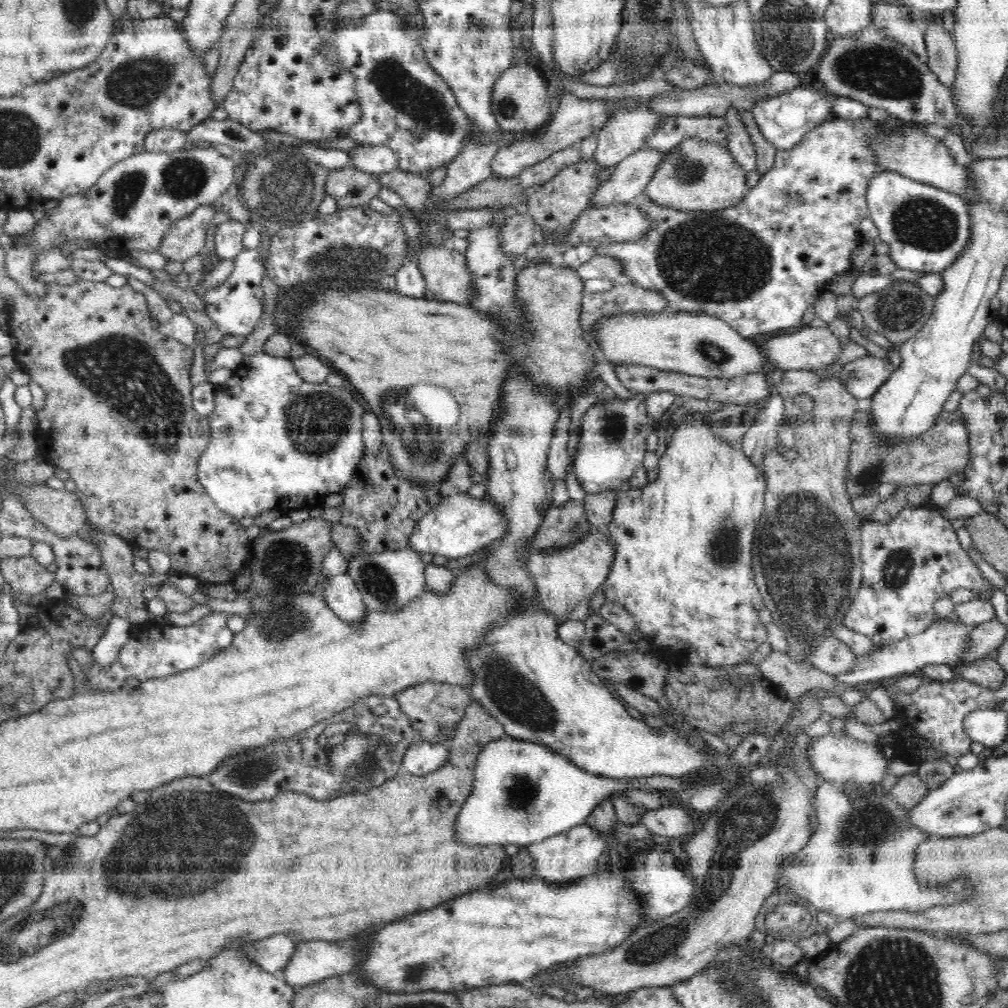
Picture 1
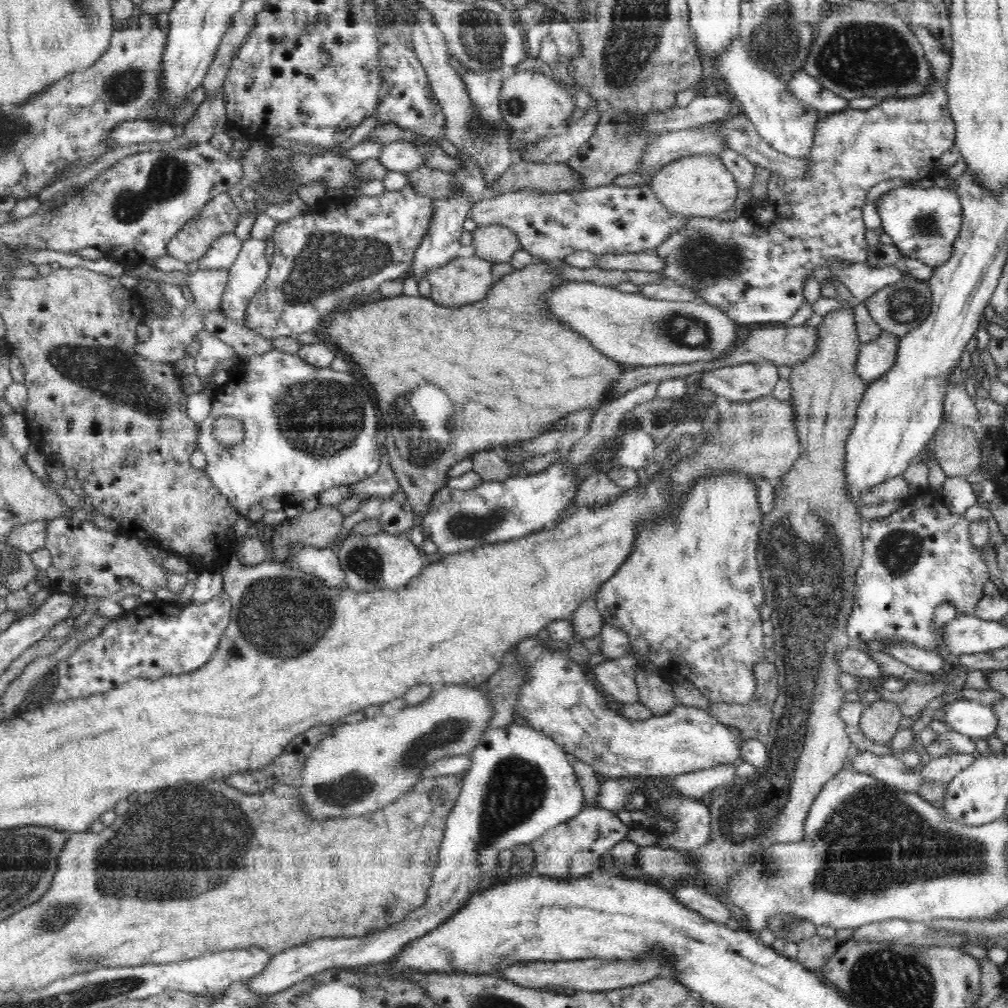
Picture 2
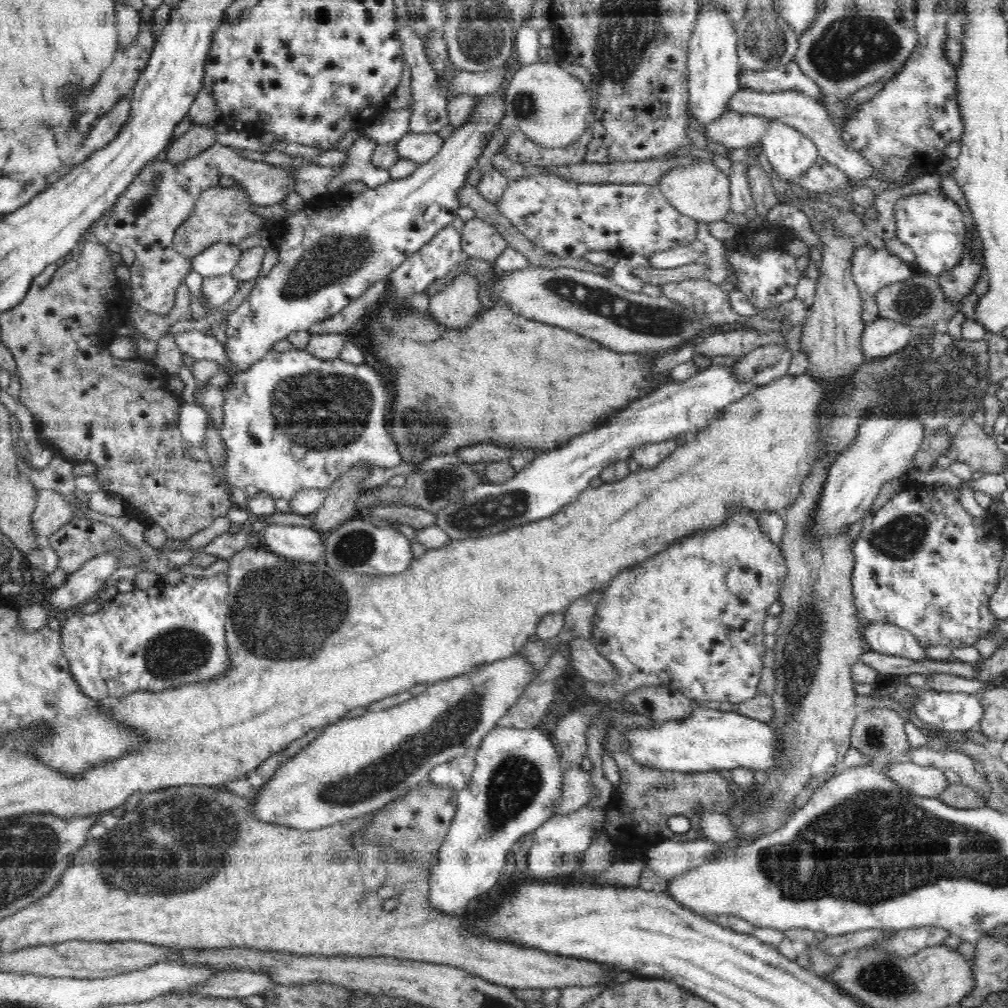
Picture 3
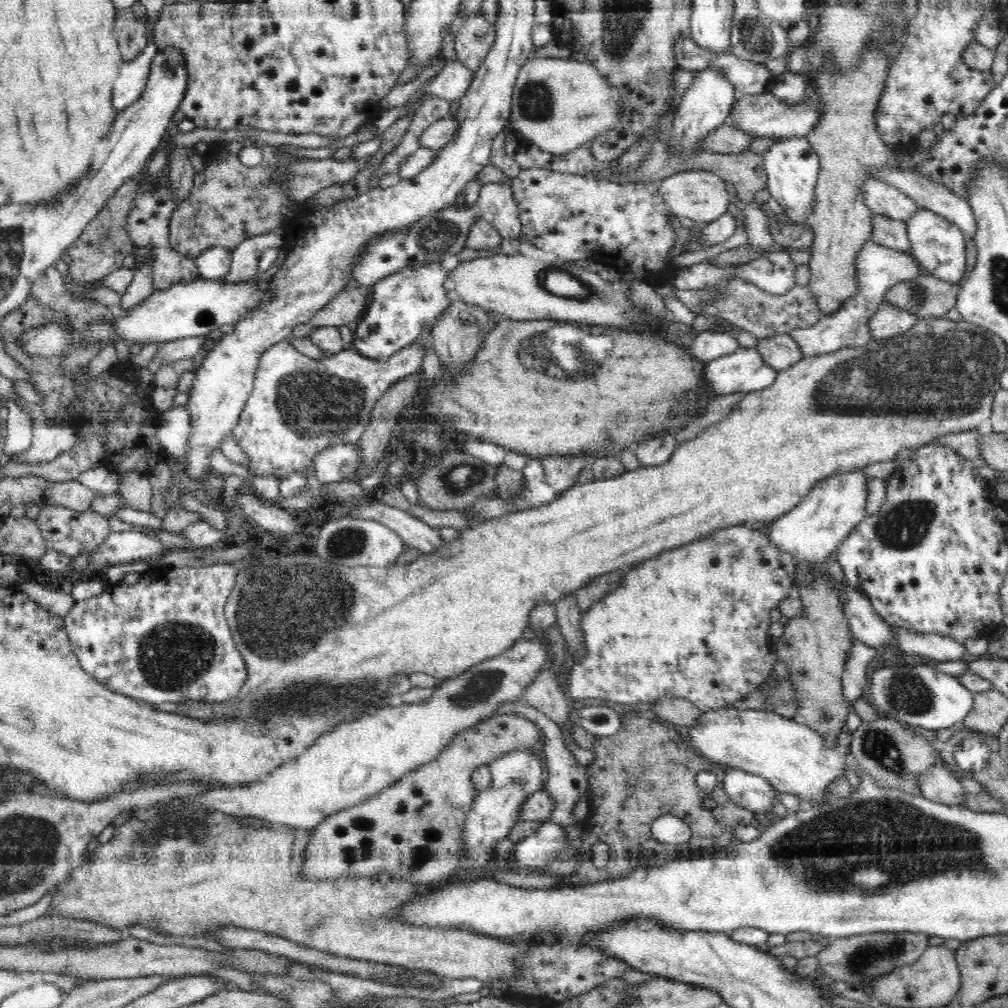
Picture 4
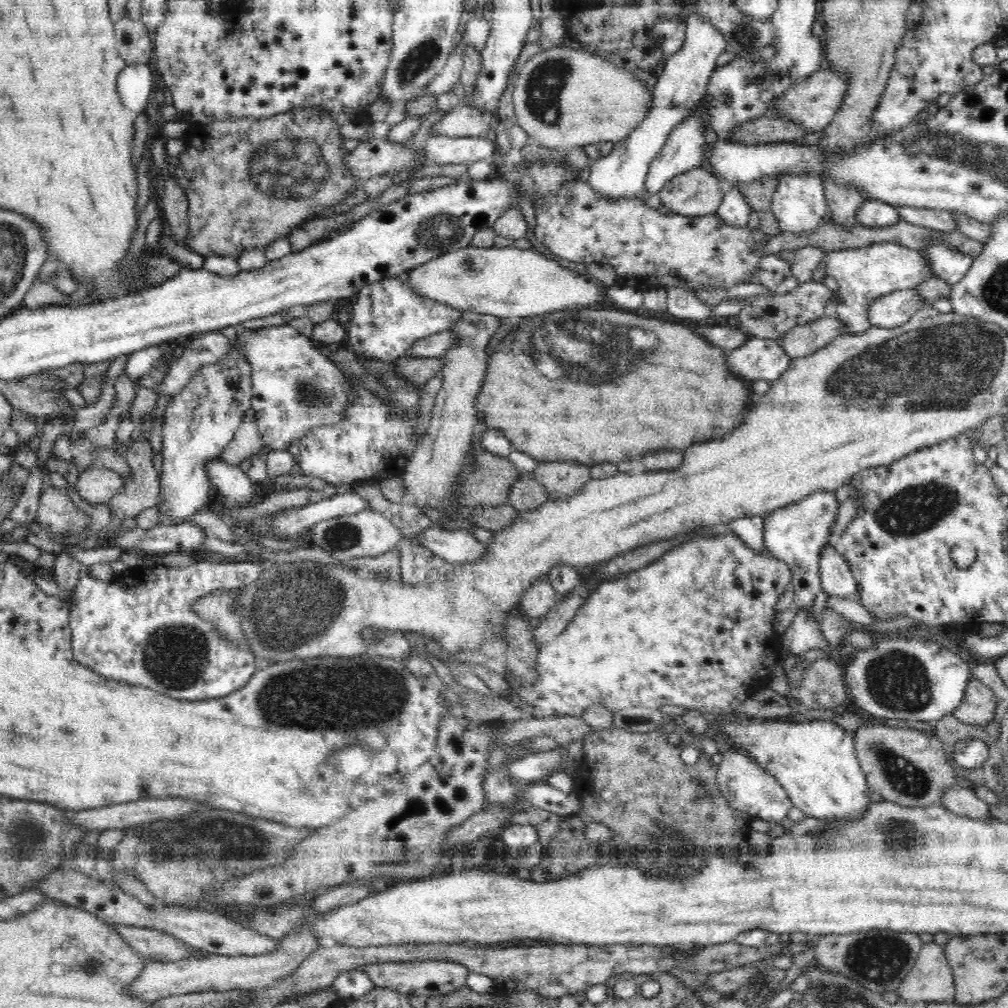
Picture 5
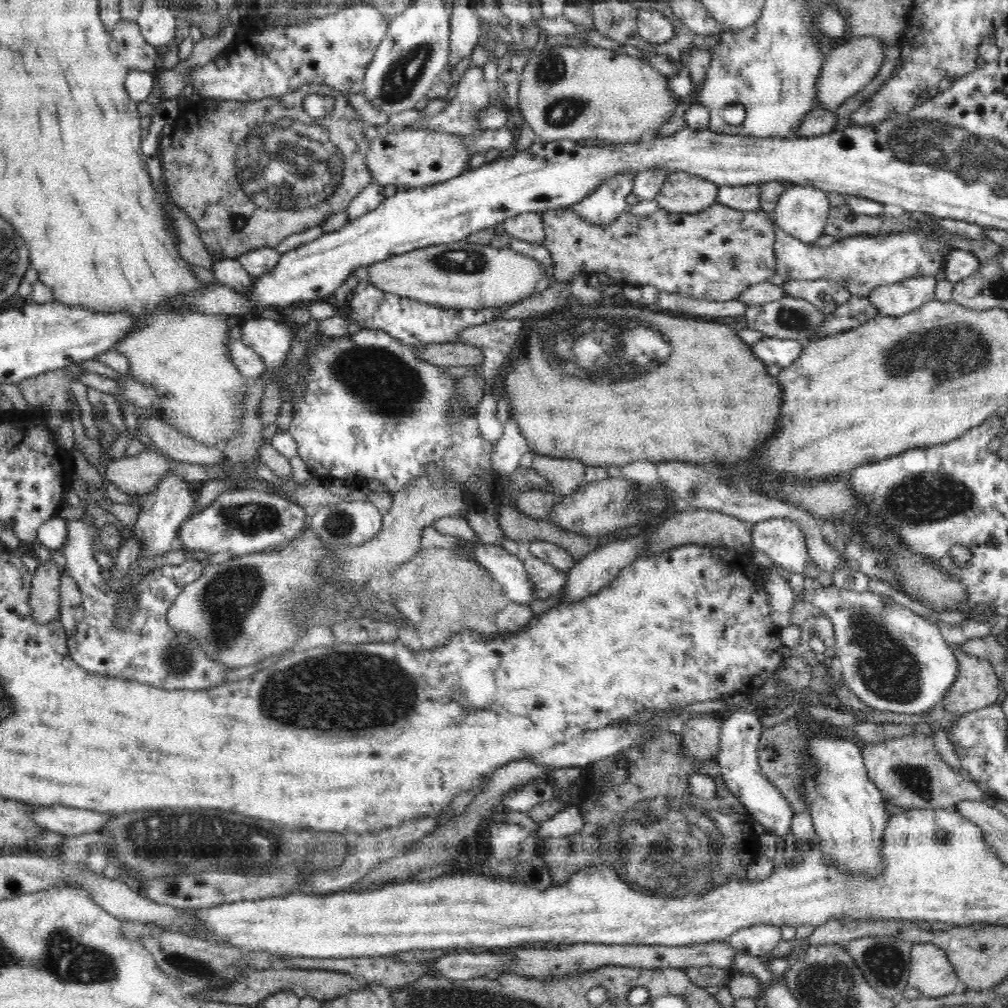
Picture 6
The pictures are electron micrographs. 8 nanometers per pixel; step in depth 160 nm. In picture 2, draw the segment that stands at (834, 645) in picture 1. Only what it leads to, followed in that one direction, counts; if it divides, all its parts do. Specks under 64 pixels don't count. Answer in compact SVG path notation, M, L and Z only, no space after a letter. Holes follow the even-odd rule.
M846 648L838 654L836 659L838 659L838 665L844 673L860 678L869 678L874 682L884 676L878 661L870 657L864 650Z

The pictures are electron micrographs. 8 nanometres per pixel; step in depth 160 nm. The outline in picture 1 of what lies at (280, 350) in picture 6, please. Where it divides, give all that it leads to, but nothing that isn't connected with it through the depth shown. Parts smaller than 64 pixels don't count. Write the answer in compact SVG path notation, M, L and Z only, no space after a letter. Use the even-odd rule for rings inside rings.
M260 351L250 355L237 367L232 369L232 375L221 385L214 385L215 409L206 417L210 425L210 442L206 450L200 455L197 478L210 499L219 506L223 512L230 514L238 520L245 517L256 517L263 512L276 510L281 516L288 515L297 508L311 510L322 507L323 500L329 495L339 494L354 478L359 462L366 453L365 444L362 438L362 416L364 408L356 400L356 394L352 394L344 385L334 387L327 381L321 383L308 383L296 373L293 362L290 358L276 357Z

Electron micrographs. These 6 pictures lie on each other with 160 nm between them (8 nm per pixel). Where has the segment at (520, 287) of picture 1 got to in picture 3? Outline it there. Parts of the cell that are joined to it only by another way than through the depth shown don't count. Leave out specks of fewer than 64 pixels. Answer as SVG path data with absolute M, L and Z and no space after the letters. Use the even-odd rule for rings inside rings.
M499 300L495 301L495 305L489 309L481 309L476 316L476 320L460 330L450 330L447 326L442 326L439 322L434 322L426 311L420 311L418 307L410 306L410 309L392 309L383 306L370 323L366 324L366 328L370 330L370 344L374 356L382 363L382 366L388 366L394 378L395 395L388 404L388 427L391 428L392 438L398 445L398 451L402 455L402 461L418 463L430 455L440 453L455 453L457 448L475 445L476 443L488 443L498 445L510 450L524 452L530 454L531 451L542 453L550 449L556 448L558 444L566 444L568 440L572 440L574 436L594 430L598 426L608 424L610 414L616 414L624 410L631 402L650 394L652 391L669 383L670 372L665 372L657 379L652 375L652 360L646 358L642 353L620 353L614 350L604 348L604 345L588 339L576 332L566 330L554 325L544 324L530 320L521 314L516 314L508 304L504 304Z

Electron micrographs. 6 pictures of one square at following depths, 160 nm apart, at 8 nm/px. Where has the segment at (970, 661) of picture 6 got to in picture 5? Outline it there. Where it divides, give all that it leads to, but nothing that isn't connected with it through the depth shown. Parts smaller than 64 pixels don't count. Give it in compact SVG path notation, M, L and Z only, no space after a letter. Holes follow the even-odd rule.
M972 677L966 685L964 698L951 712L960 722L984 726L993 719L997 700L986 684Z

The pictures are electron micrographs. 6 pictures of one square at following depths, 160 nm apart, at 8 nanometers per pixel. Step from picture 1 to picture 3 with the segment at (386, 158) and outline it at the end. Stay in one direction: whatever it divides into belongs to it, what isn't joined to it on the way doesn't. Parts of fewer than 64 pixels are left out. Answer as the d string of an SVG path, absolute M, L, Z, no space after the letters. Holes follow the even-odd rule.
M406 133L397 142L398 158L416 162L416 165L426 164L442 149L444 141L438 133Z

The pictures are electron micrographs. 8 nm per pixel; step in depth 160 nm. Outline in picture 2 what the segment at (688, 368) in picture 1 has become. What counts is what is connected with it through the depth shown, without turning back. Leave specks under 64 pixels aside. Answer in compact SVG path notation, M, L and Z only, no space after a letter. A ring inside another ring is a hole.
M570 280L551 290L545 298L545 304L552 318L587 338L604 356L618 361L626 368L707 361L722 356L738 344L737 324L722 309L702 300L663 301L644 297L640 293L624 293L615 287L601 286L594 282Z

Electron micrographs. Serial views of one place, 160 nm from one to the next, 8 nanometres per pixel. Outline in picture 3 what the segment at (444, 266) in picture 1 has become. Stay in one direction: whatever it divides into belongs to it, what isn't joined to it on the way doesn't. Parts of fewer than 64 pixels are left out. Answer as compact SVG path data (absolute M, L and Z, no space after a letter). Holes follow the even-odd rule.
M458 275L442 291L428 297L429 316L450 330L470 326L482 309L478 299L479 289L480 285L474 275Z

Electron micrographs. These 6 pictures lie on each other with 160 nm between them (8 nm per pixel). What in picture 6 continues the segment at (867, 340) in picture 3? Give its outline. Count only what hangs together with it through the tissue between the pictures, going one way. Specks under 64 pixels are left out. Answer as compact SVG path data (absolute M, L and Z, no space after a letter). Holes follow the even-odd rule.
M917 276L906 278L903 282L896 282L890 286L878 286L868 297L872 305L878 309L878 313L897 317L934 300L936 285L935 276L928 276L928 278Z

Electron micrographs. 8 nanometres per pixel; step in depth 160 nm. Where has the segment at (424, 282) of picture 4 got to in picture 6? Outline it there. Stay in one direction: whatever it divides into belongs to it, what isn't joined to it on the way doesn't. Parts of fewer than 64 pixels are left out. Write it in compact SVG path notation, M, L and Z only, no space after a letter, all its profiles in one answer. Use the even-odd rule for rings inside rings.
M358 272L357 276L359 284L354 289L354 295L349 302L349 319L358 322L360 329L384 331L384 333L388 333L388 335L392 335L392 337L402 341L404 345L418 347L420 345L427 345L428 343L453 343L462 330L471 326L492 322L500 316L500 312L504 309L496 307L485 309L446 309L438 305L421 303L413 298L401 297L398 294L384 292L380 290L380 288L374 287L371 283L368 283L366 272Z

